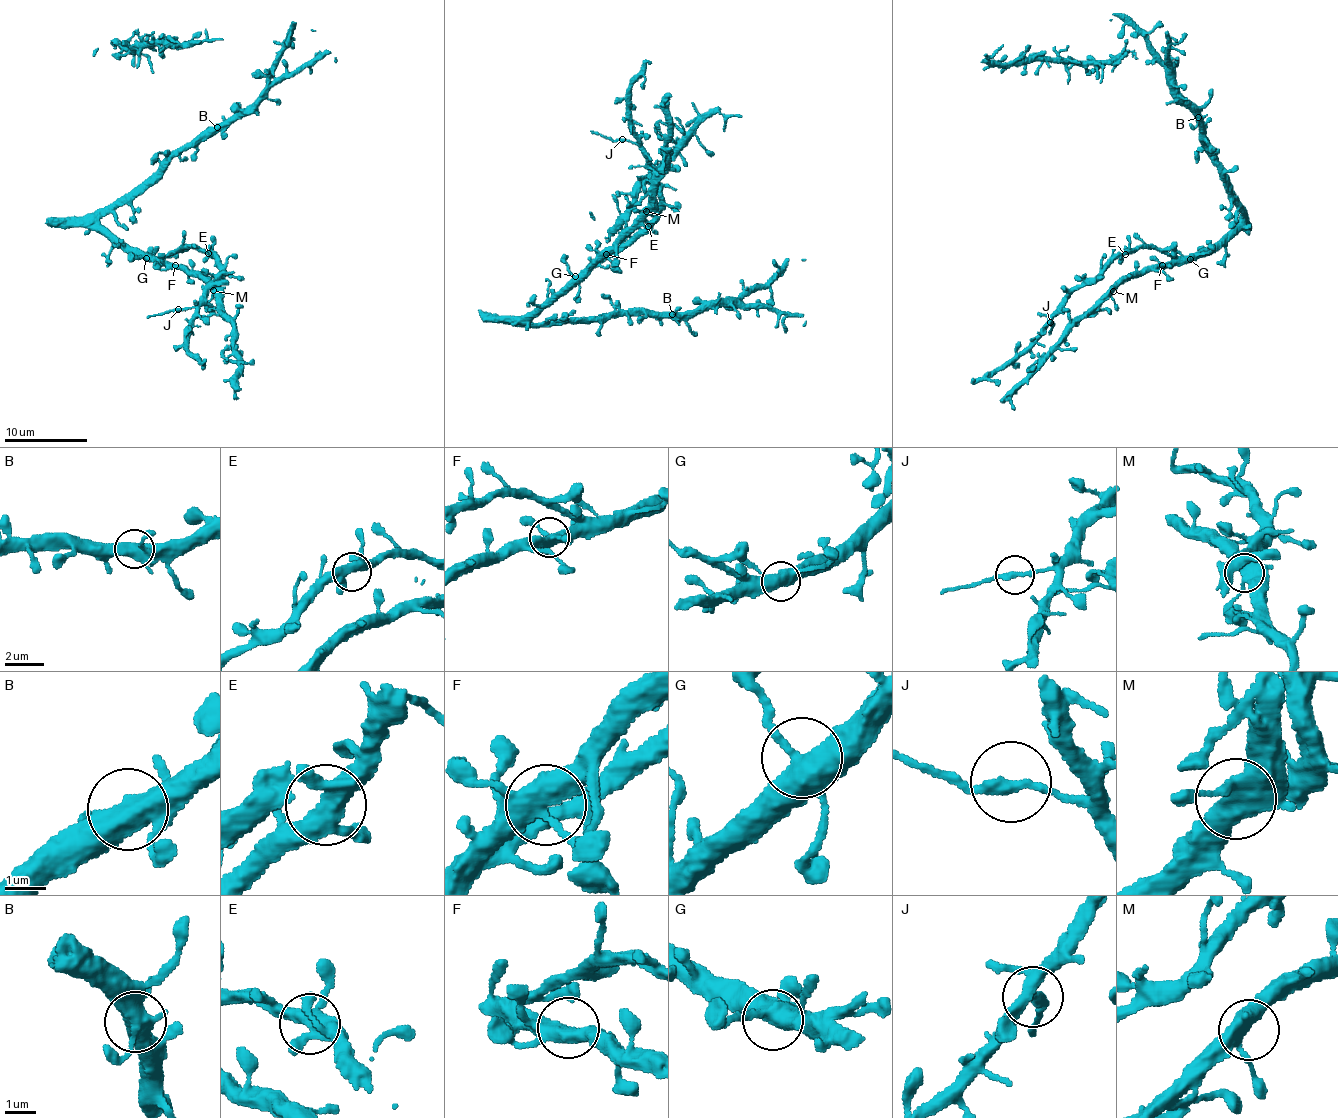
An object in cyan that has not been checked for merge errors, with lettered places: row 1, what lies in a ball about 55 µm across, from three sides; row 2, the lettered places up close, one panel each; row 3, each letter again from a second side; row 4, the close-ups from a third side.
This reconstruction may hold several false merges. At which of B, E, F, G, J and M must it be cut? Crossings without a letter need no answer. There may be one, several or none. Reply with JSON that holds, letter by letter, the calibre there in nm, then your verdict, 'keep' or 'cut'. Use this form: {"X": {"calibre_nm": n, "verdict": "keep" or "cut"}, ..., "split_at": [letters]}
{"B": {"calibre_nm": 460, "verdict": "keep"}, "E": {"calibre_nm": 400, "verdict": "keep"}, "F": {"calibre_nm": 440, "verdict": "keep"}, "G": {"calibre_nm": 460, "verdict": "keep"}, "J": {"calibre_nm": 240, "verdict": "keep"}, "M": {"calibre_nm": 460, "verdict": "keep"}, "split_at": []}

